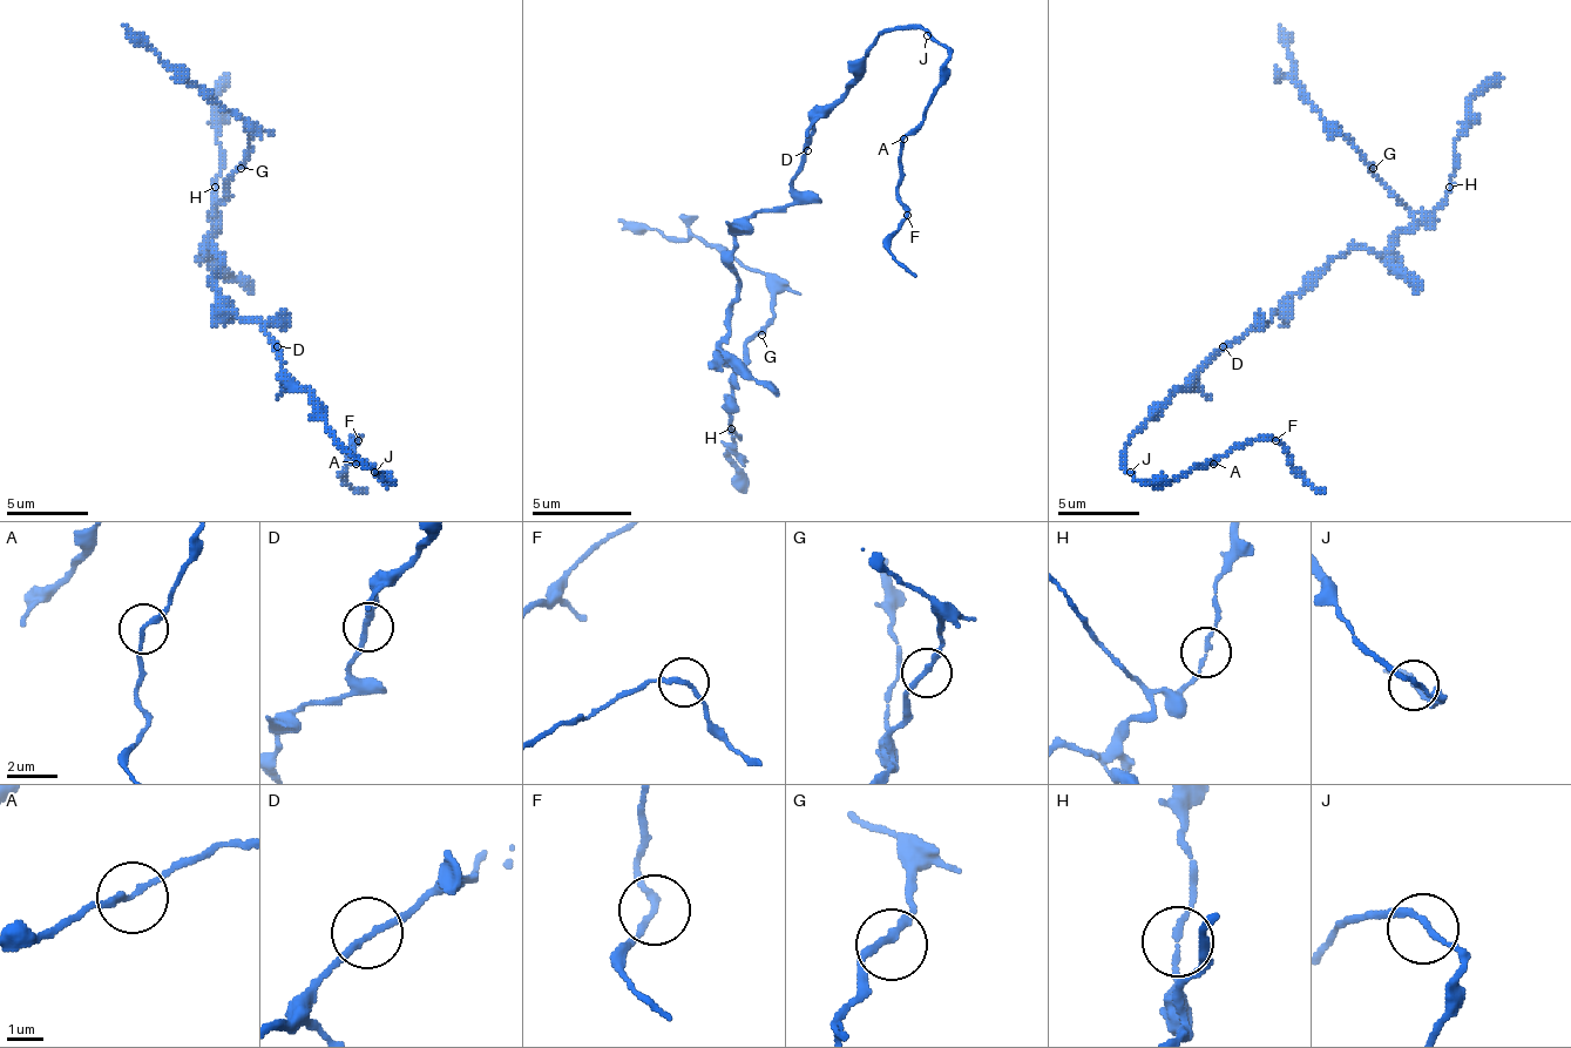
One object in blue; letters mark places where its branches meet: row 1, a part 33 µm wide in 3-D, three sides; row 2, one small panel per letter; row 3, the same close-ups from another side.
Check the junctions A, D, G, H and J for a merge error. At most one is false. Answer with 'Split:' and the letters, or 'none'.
Split: none

